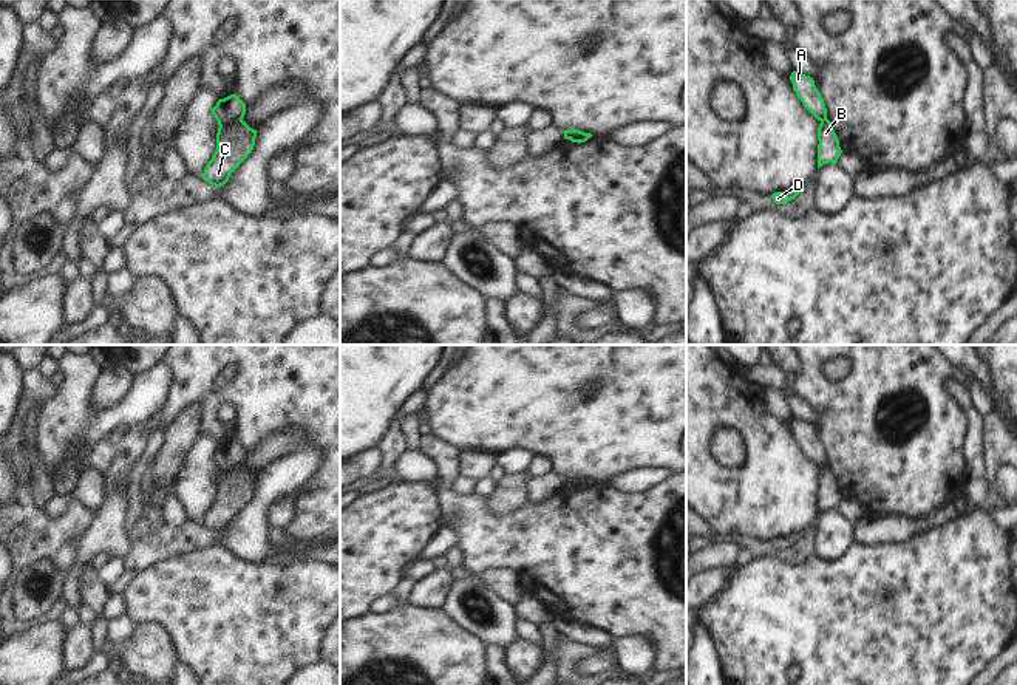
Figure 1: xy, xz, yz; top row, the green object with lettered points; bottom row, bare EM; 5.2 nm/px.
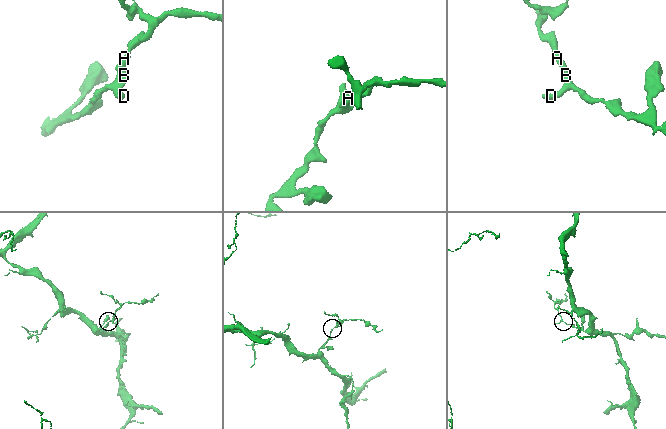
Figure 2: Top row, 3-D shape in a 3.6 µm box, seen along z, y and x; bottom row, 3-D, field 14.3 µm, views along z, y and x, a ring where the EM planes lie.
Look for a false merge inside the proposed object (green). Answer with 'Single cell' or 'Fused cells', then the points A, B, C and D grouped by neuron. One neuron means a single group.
Fused cells. Groups: A / B C D.

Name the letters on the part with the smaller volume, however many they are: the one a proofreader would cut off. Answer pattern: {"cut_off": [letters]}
{"cut_off": ["A"]}

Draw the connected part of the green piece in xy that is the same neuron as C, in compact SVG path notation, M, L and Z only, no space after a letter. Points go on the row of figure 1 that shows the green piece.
M243 119L219 125L216 150L204 169L202 179L215 187L224 186L232 172L252 153L257 133Z

